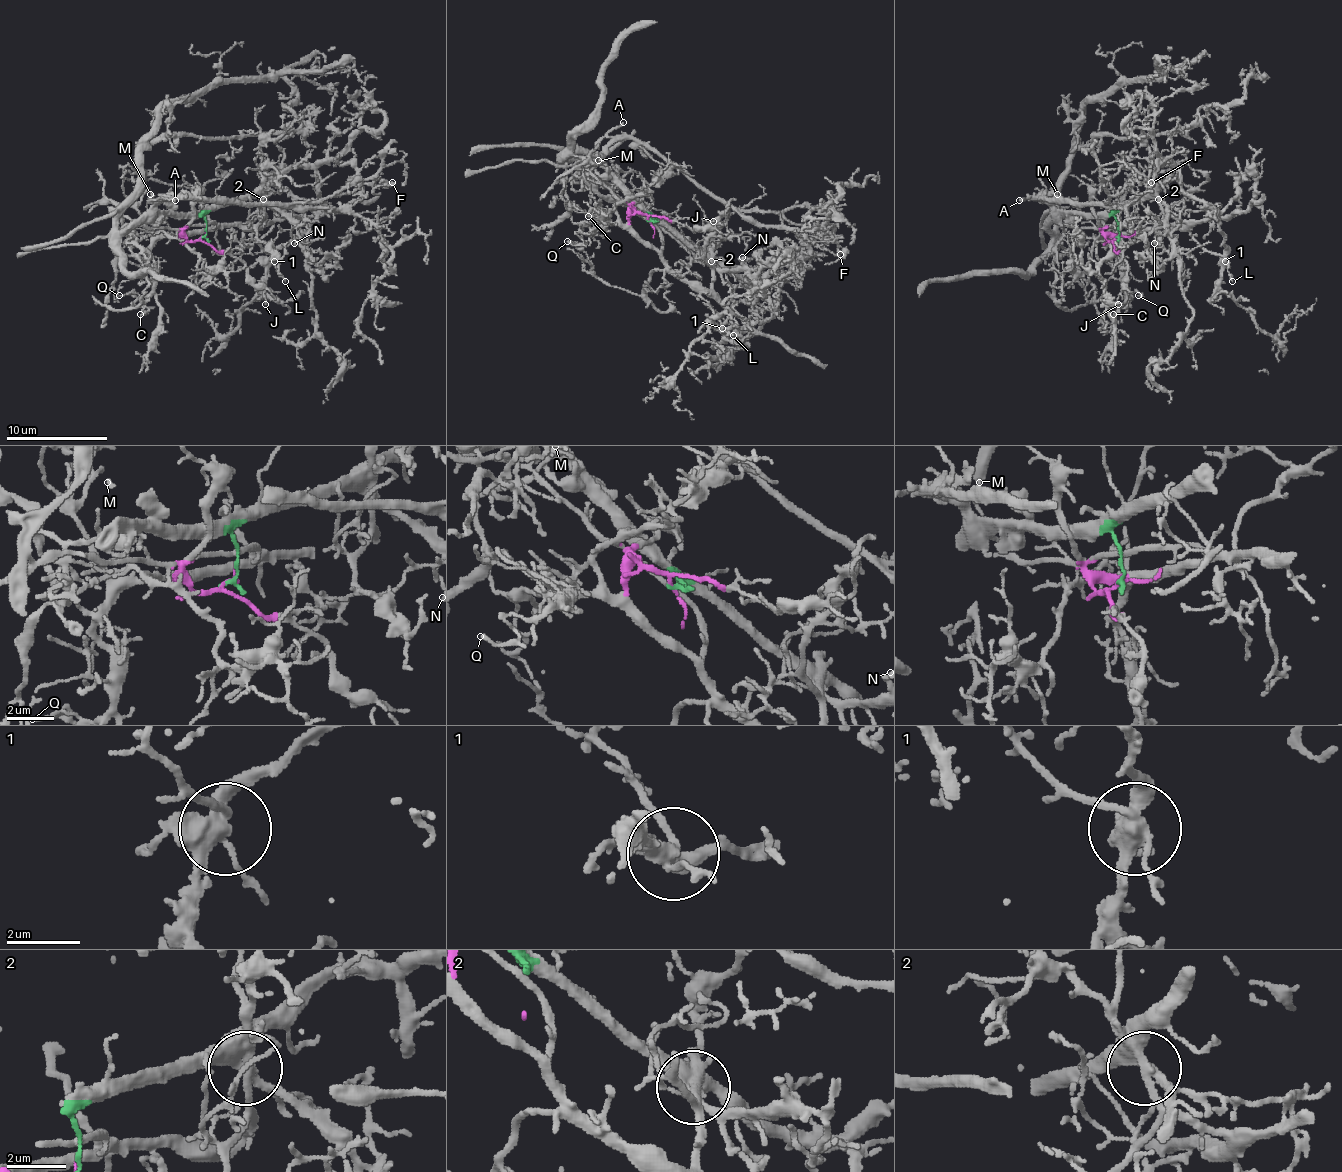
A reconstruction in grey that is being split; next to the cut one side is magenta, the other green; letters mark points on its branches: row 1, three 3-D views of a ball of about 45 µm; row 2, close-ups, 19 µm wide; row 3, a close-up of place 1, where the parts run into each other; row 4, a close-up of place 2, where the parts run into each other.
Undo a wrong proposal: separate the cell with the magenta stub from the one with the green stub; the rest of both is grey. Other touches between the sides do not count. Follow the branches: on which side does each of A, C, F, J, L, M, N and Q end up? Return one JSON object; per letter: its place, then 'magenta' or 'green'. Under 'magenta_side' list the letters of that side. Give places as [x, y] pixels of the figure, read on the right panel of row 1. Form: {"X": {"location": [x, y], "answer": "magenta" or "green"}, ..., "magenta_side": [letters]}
{"A": {"location": [1019, 200], "answer": "green"}, "C": {"location": [1113, 314], "answer": "magenta"}, "F": {"location": [1151, 182], "answer": "green"}, "J": {"location": [1118, 304], "answer": "magenta"}, "L": {"location": [1232, 281], "answer": "magenta"}, "M": {"location": [1057, 194], "answer": "green"}, "N": {"location": [1154, 243], "answer": "green"}, "Q": {"location": [1138, 295], "answer": "magenta"}, "magenta_side": ["C", "J", "L", "Q"]}

